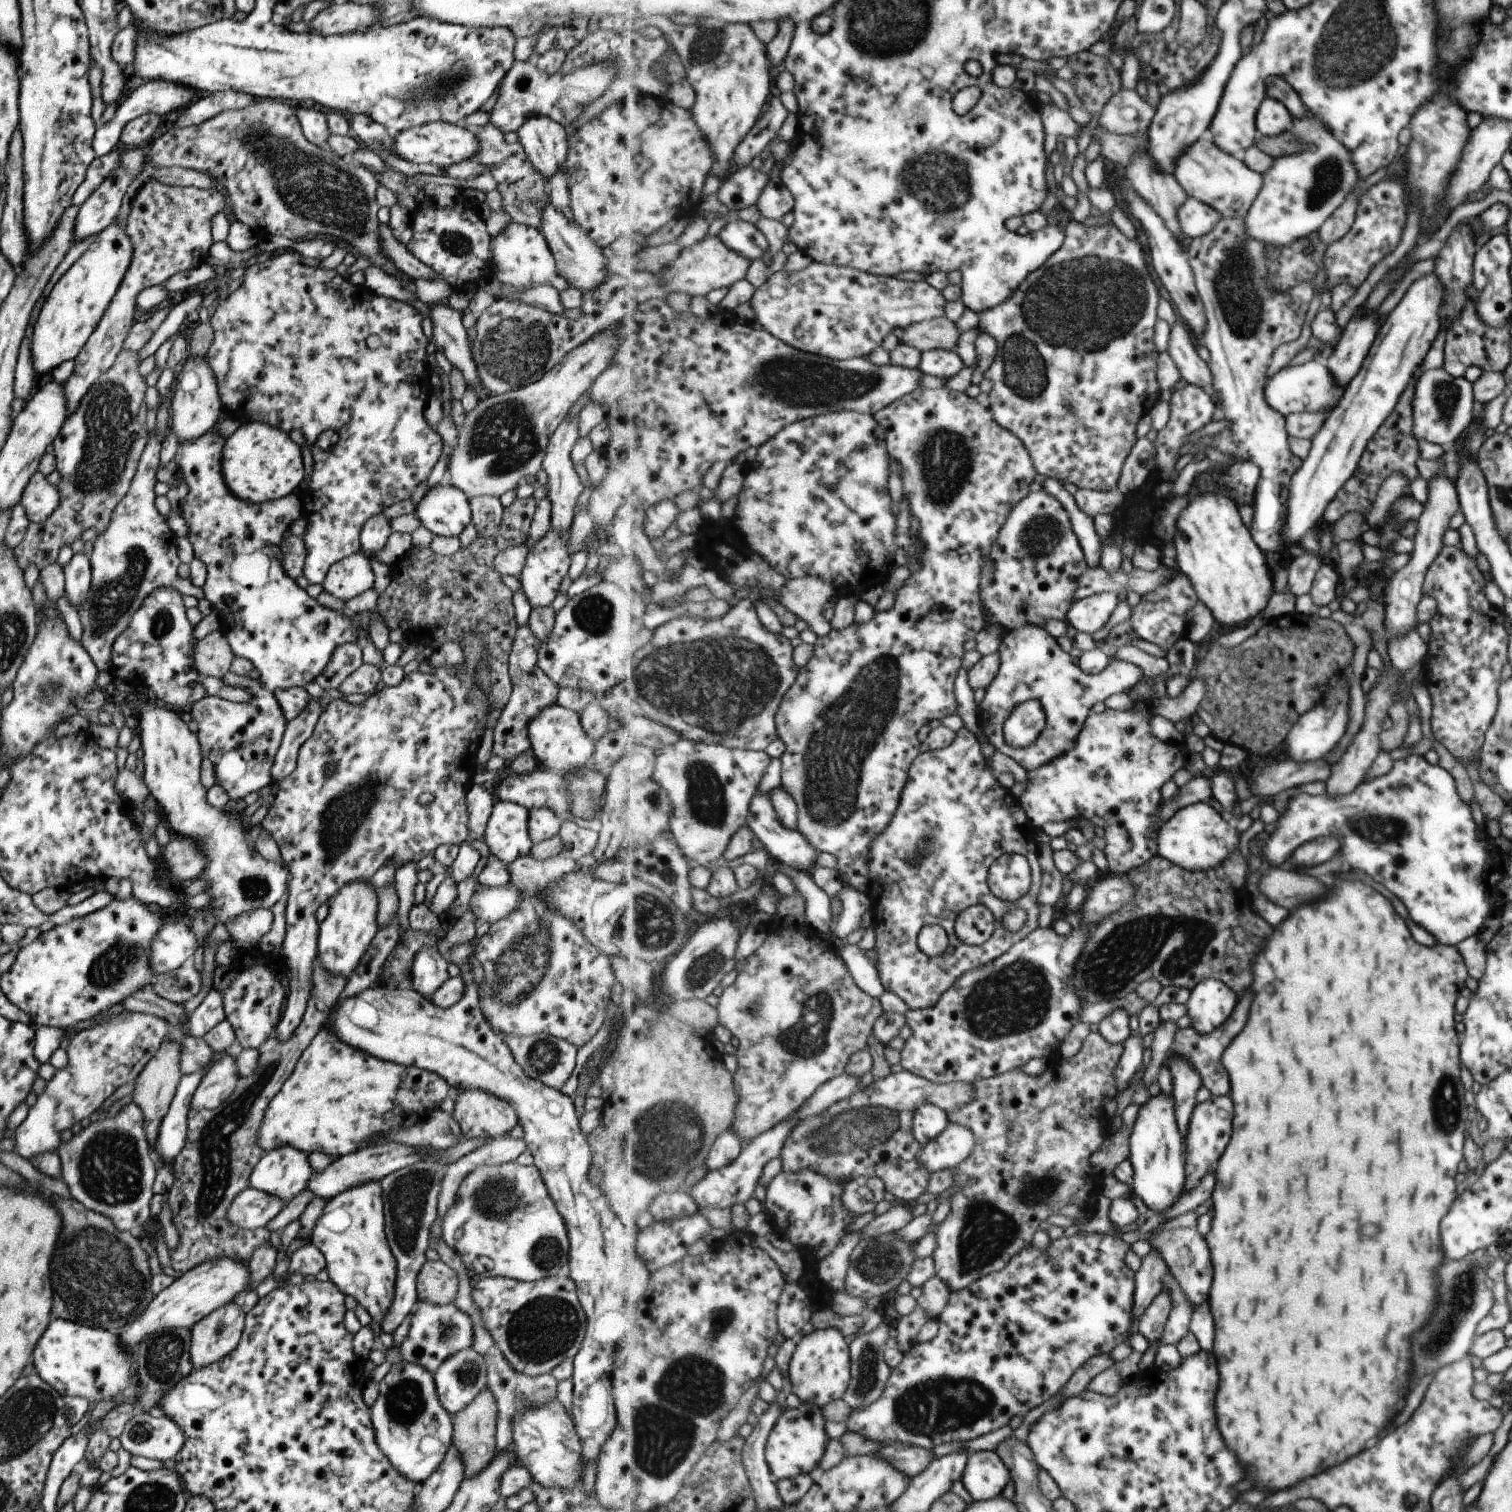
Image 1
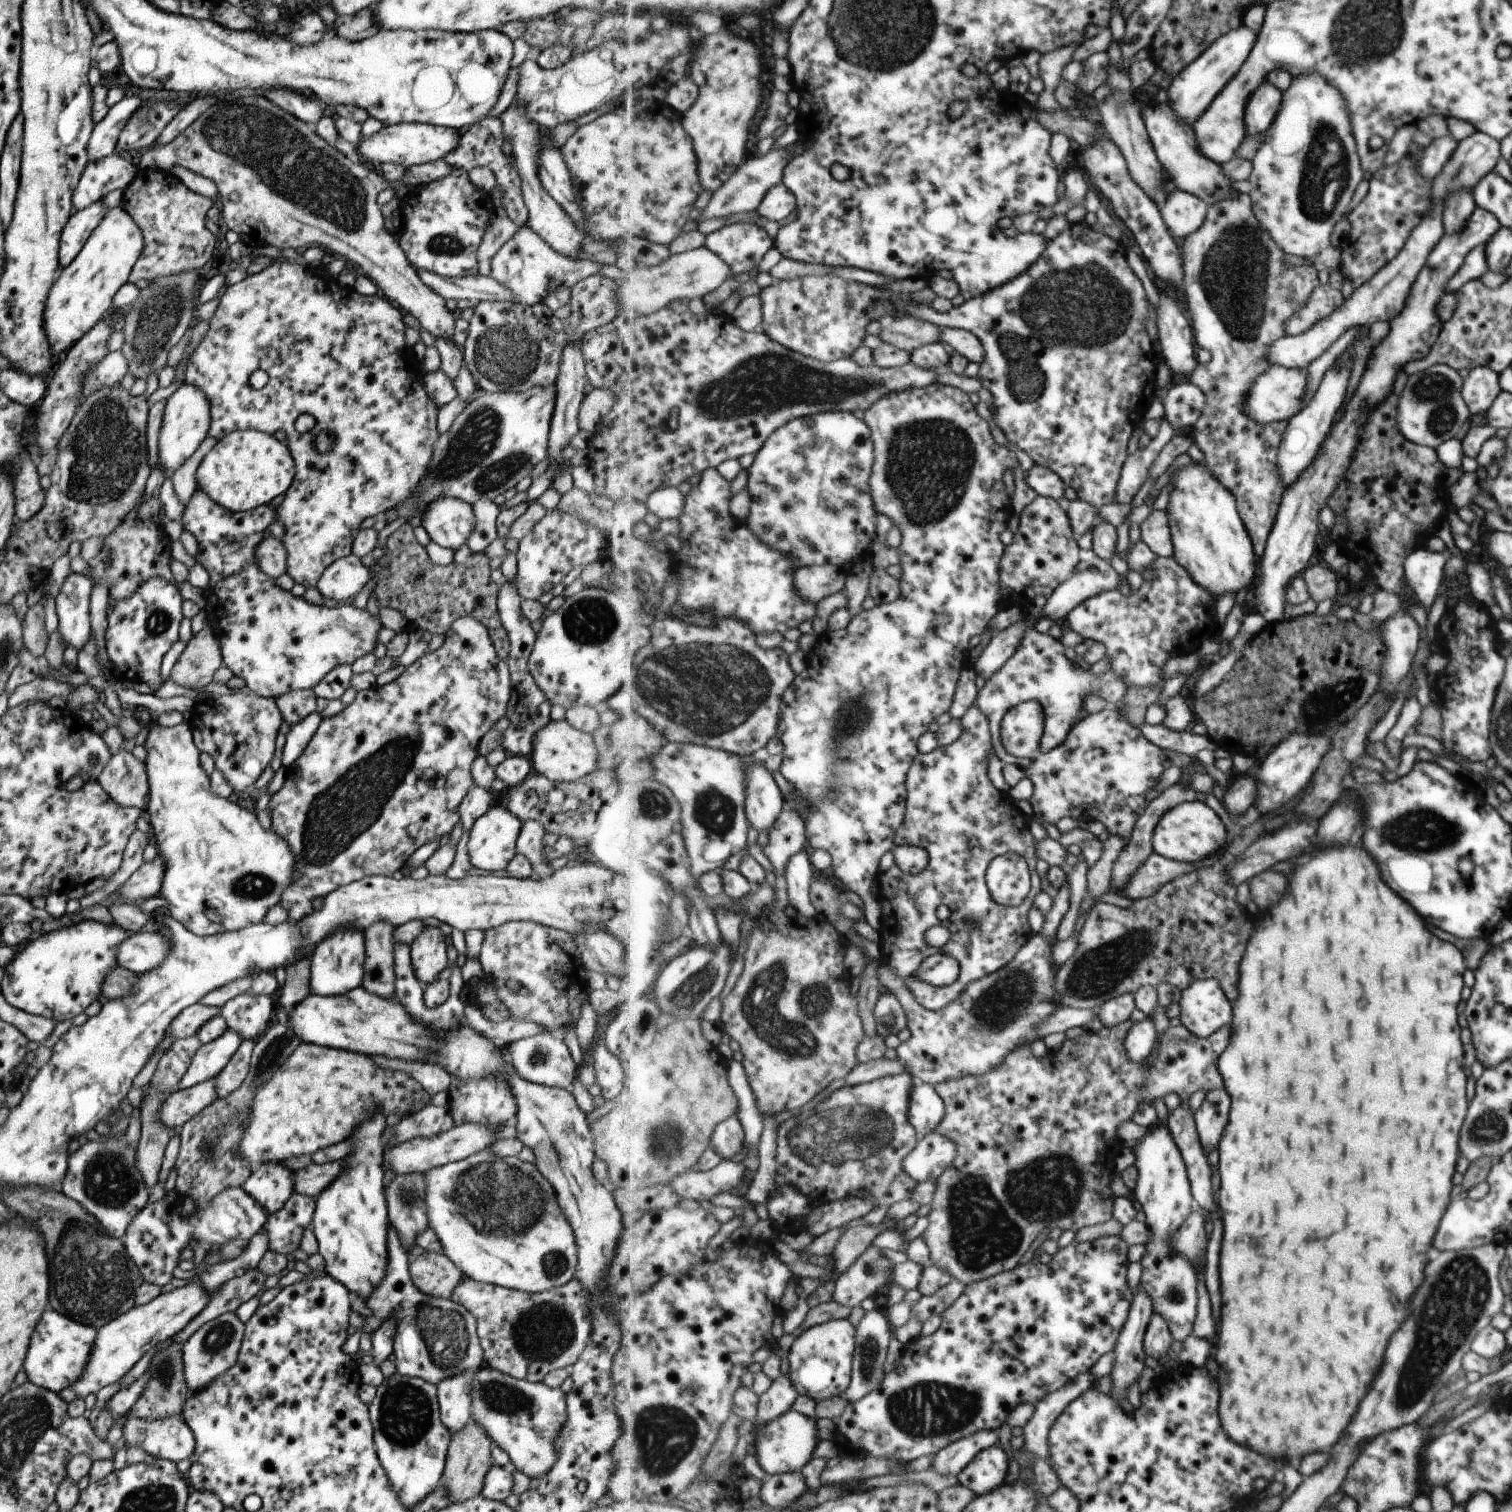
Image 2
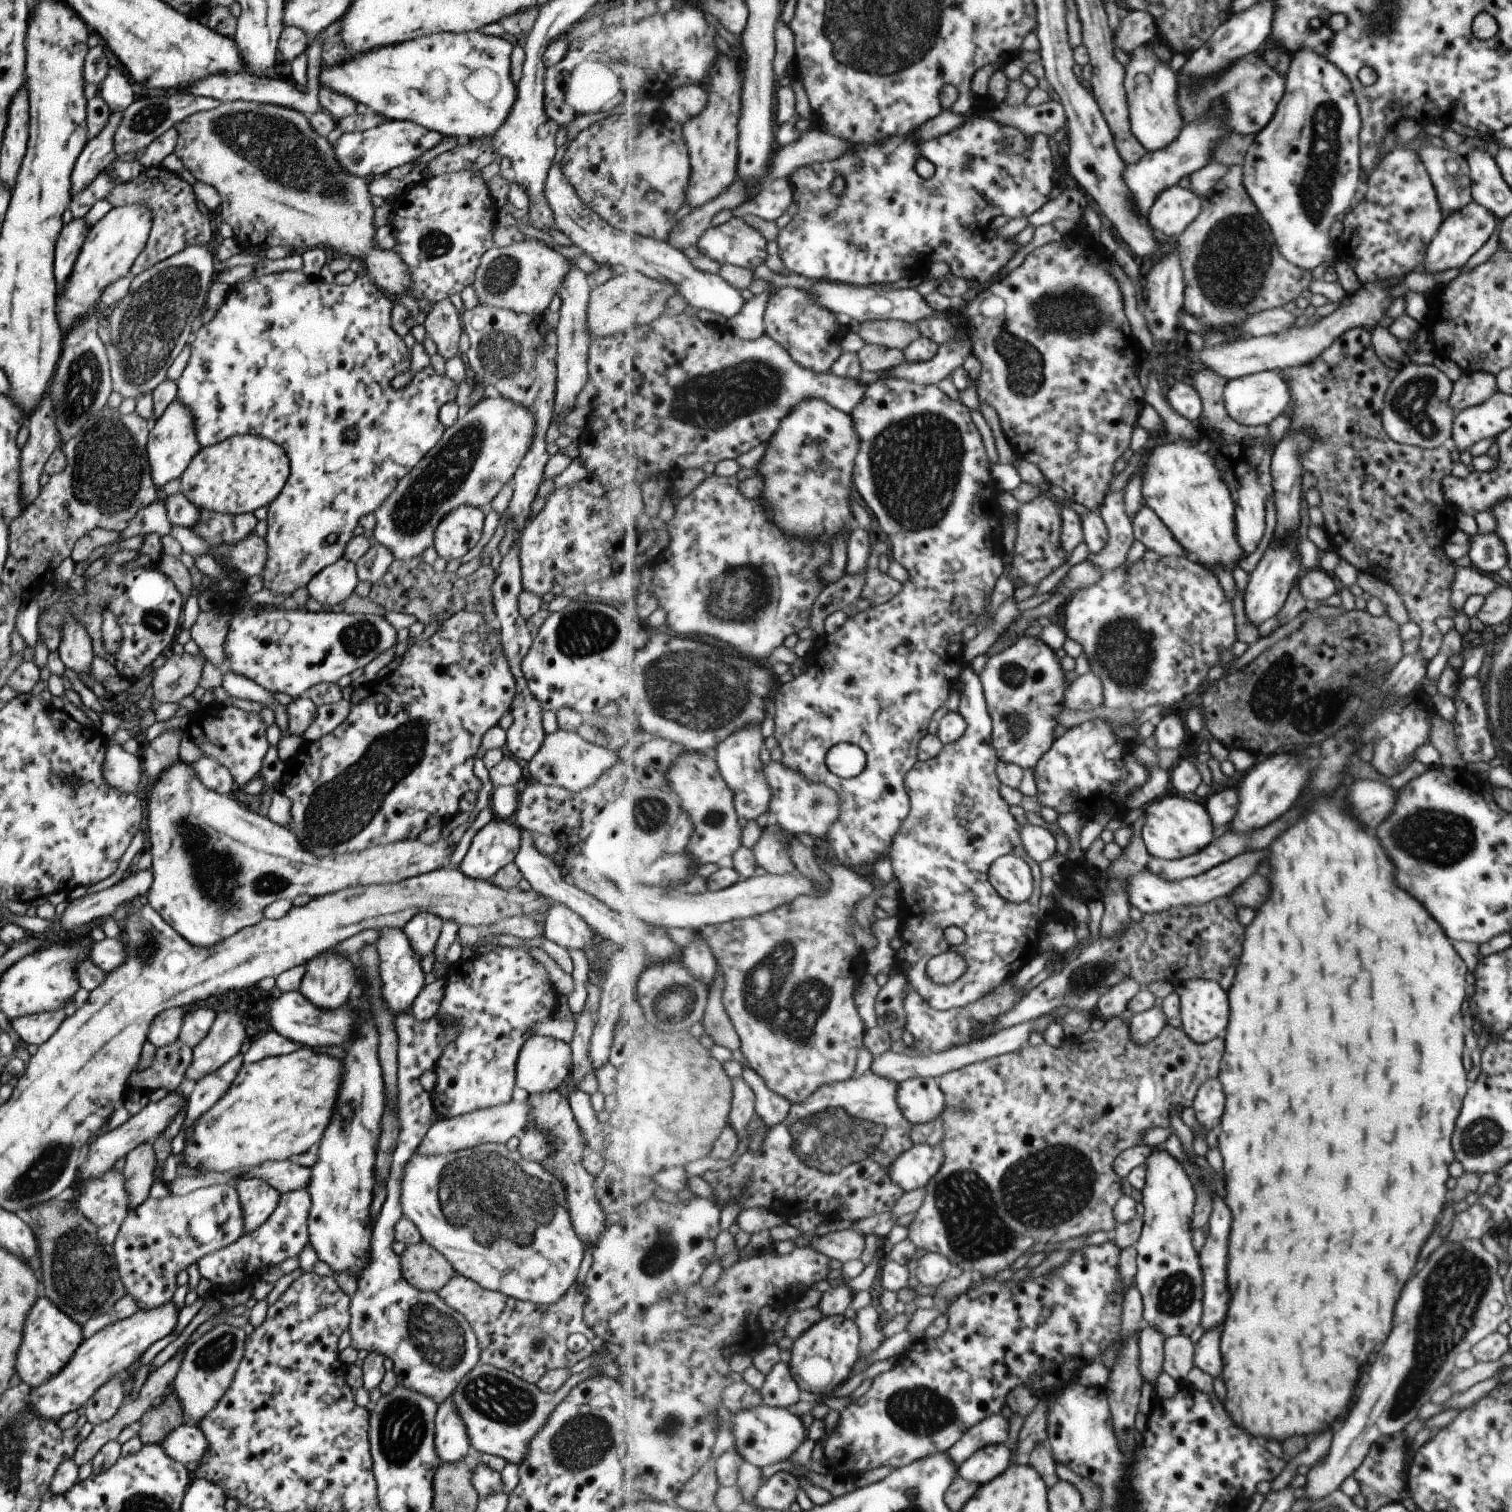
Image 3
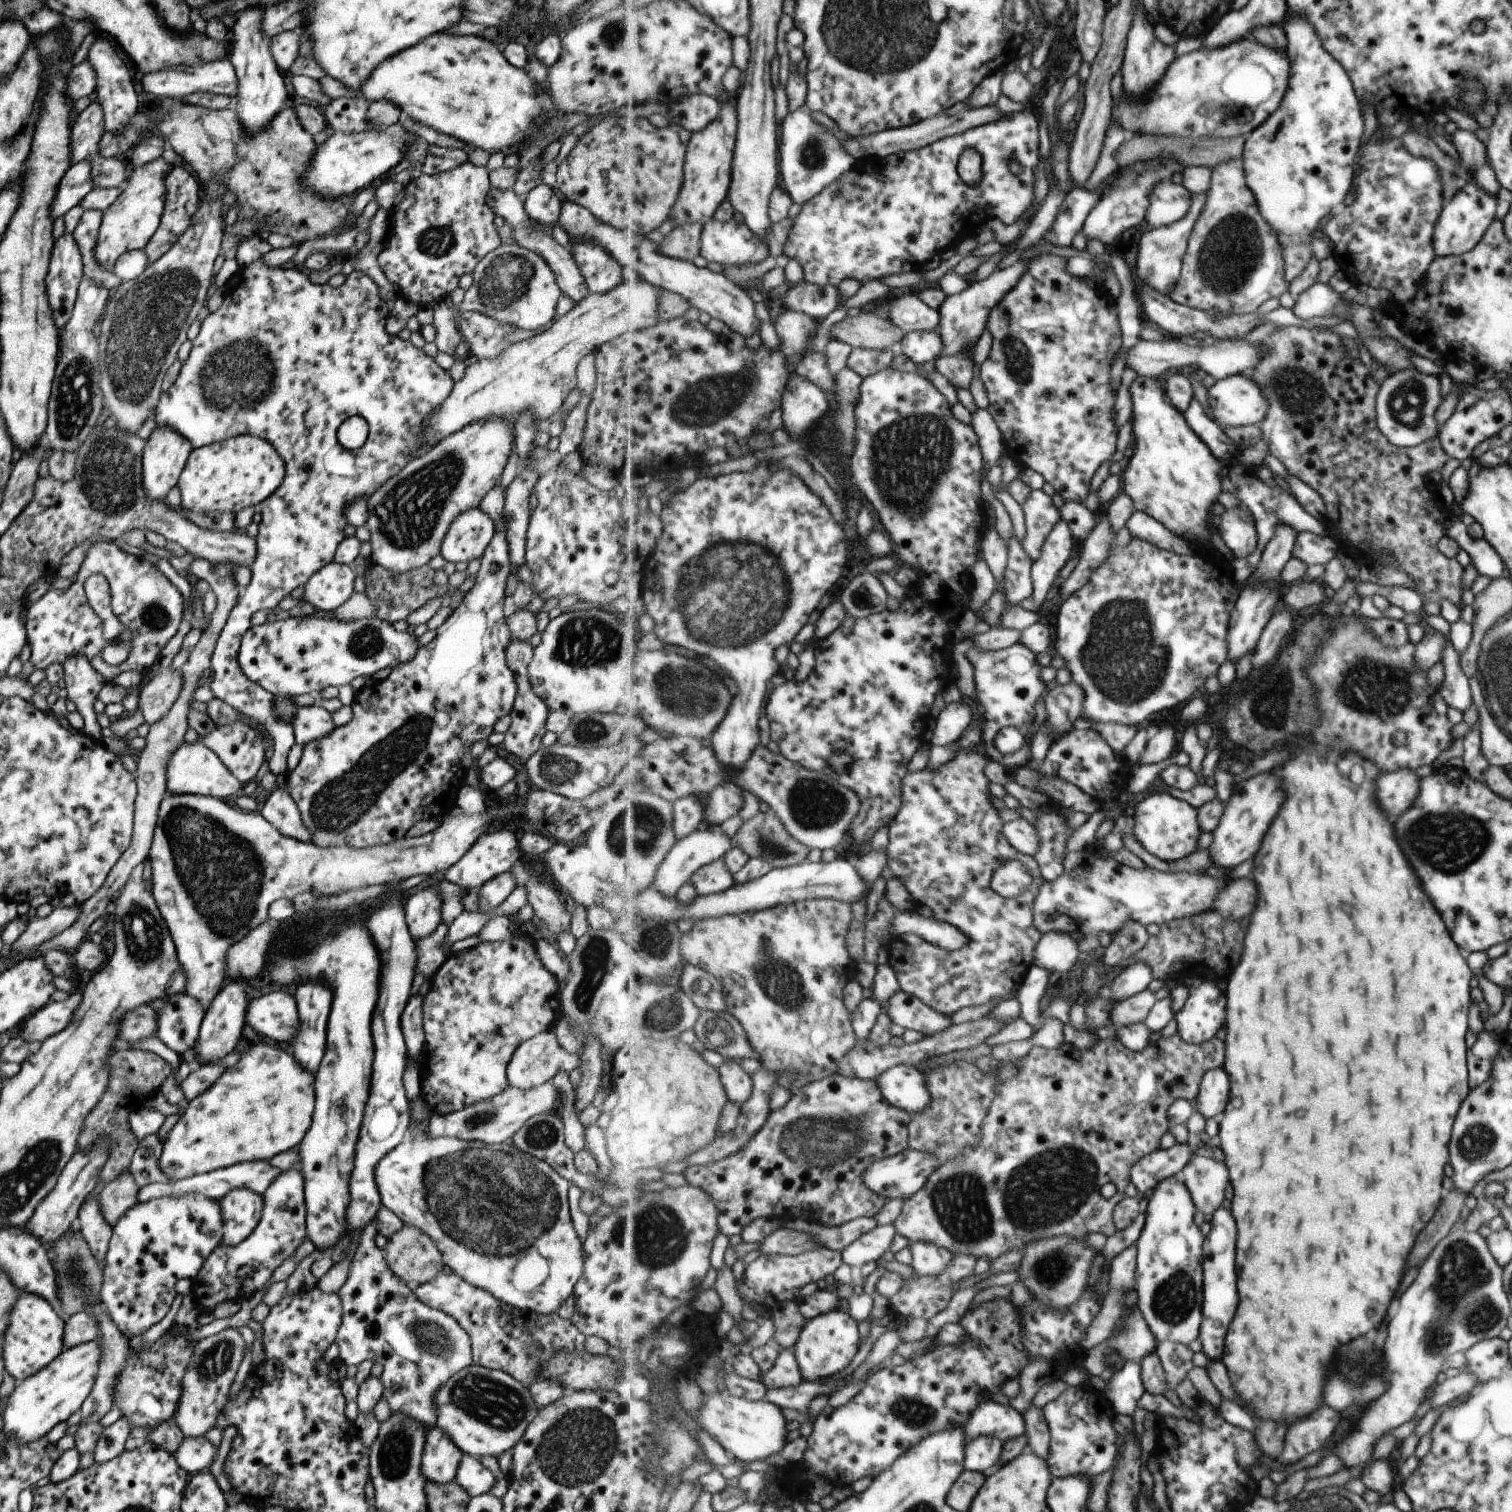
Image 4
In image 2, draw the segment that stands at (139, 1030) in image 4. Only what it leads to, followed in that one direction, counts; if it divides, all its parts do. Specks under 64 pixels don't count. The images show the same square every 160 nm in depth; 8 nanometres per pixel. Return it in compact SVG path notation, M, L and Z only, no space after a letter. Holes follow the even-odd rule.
M193 1003L184 1008L170 1022L165 1035L172 1036L173 1040L195 1035L196 1032L210 1018L220 1014L219 1007L204 1006L199 1003Z

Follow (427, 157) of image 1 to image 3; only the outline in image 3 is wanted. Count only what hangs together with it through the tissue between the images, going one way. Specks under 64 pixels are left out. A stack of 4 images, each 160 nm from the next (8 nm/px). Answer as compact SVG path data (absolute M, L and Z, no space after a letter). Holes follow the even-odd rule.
M387 121L363 132L343 133L333 147L335 158L349 174L371 179L387 174L391 168L415 163L415 160L441 142L443 137L435 131L427 130L414 122Z

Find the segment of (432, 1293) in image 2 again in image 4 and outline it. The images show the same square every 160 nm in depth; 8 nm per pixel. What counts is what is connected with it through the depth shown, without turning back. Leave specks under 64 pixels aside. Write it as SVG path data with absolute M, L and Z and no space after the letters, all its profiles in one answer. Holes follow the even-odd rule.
M403 1225L386 1239L383 1254L386 1265L411 1290L446 1269L434 1242L417 1227L409 1225Z

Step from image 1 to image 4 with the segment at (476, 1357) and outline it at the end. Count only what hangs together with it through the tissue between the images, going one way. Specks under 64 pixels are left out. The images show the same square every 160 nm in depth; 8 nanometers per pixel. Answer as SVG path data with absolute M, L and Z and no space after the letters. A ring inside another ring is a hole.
M437 1425L426 1432L420 1469L426 1480L439 1484L448 1483L454 1478L459 1461L464 1455L452 1440L442 1433Z

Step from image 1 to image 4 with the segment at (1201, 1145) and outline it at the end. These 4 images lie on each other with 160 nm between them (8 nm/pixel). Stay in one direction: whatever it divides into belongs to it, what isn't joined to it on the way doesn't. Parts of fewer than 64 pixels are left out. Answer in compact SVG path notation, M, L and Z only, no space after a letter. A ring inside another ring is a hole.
M1223 1067L1204 1074L1195 1102L1196 1110L1205 1118L1220 1119L1223 1116L1230 1101L1230 1077Z

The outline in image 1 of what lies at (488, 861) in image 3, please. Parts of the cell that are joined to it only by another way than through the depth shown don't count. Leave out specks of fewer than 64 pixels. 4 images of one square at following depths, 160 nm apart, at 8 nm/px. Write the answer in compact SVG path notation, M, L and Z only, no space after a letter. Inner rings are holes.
M495 802L482 839L489 854L511 864L515 858L529 853L532 844L527 833L527 818L527 809L511 802Z

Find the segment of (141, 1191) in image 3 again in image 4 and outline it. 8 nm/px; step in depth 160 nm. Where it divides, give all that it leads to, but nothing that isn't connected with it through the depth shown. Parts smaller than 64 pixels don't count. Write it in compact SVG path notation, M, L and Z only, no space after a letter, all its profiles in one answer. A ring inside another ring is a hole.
M127 1168L127 1171L121 1171L98 1193L97 1198L101 1205L101 1212L111 1226L133 1205L137 1204L138 1188Z

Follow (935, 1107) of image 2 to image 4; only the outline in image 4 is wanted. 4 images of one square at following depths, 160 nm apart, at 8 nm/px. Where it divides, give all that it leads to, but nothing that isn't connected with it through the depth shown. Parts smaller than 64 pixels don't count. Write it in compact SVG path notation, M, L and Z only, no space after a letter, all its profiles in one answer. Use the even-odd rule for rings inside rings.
M894 1066L875 1080L893 1106L906 1110L912 1116L925 1112L931 1106L932 1096L926 1076L915 1066Z

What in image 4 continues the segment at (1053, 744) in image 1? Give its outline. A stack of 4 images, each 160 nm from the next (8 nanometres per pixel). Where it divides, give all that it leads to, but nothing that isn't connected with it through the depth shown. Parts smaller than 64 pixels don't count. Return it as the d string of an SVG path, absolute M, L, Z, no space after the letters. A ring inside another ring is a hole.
M1017 643L998 651L983 651L974 646L970 649L968 657L975 667L976 696L985 710L983 726L985 752L991 760L1002 762L1011 770L1025 767L1030 760L1031 741L1025 743L1019 752L1008 755L997 748L995 741L1002 728L1015 727L1023 732L1029 732L1033 728L1035 706L1041 698L1044 700L1049 692L1047 683L1042 677L1044 668L1037 662L1037 653L1023 643Z

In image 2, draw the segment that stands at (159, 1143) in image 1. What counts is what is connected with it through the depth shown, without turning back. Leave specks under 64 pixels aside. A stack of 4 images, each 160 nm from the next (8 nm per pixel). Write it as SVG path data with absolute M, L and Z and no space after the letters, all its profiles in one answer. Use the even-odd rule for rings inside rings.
M227 1029L211 1042L199 1045L185 1074L178 1082L178 1090L216 1077L235 1054L241 1041L240 1036L235 1031Z

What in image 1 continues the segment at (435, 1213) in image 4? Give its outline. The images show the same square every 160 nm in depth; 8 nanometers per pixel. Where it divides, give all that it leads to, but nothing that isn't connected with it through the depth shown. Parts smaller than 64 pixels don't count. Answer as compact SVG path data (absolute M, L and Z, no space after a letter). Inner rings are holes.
M514 1161L498 1166L477 1166L457 1186L455 1200L439 1222L440 1238L463 1262L474 1278L512 1278L517 1282L535 1282L565 1272L568 1262L568 1237L561 1216L549 1198L540 1173L534 1165L520 1166Z

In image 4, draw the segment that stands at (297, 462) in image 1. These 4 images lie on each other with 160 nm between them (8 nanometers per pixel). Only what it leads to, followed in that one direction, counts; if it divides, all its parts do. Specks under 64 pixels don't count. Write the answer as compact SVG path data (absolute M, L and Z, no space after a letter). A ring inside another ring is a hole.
M239 435L227 440L191 449L176 486L180 492L179 507L187 512L220 512L235 514L247 507L261 504L281 484L285 476L283 459L265 439Z

